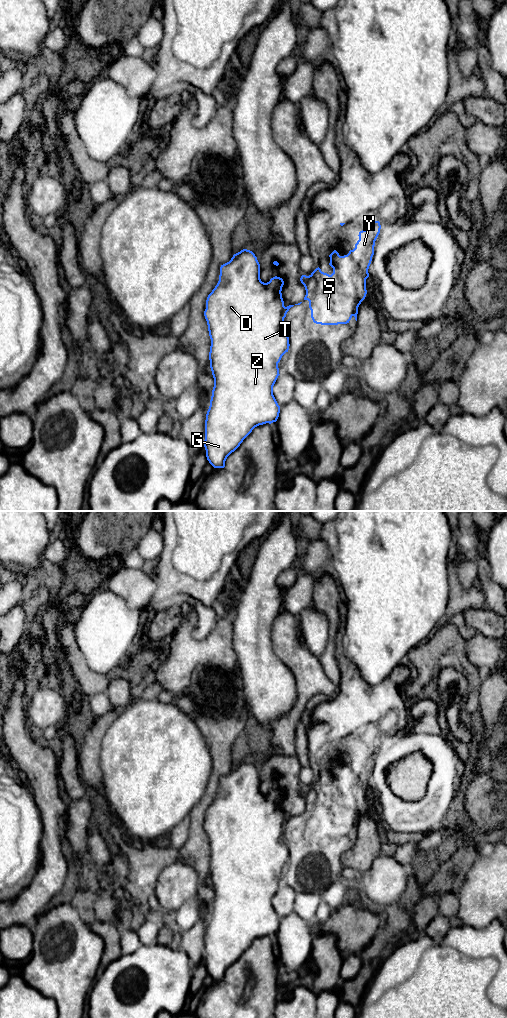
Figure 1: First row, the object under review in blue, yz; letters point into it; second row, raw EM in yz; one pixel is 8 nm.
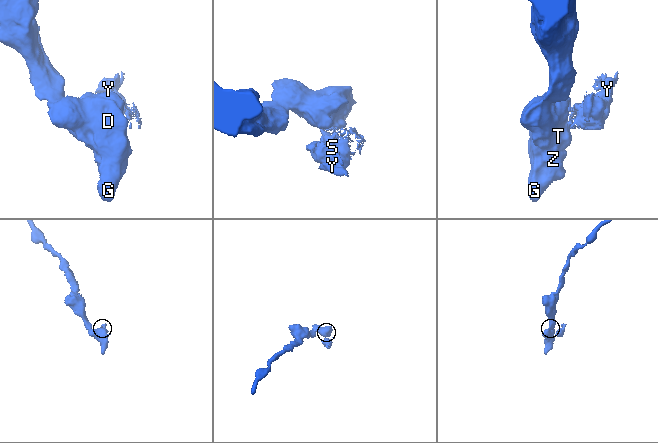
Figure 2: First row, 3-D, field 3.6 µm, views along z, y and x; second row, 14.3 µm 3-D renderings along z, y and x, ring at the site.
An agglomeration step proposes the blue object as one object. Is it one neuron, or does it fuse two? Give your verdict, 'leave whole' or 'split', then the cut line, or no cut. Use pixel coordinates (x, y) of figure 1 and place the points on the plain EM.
split; cut in yz along (285, 819), (283, 829)

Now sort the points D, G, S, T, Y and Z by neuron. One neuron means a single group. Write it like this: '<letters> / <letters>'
D G T Z / S Y

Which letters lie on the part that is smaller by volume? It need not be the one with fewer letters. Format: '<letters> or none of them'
S, Y

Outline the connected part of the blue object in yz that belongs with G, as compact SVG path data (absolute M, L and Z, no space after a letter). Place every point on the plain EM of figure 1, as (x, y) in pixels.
M243 761L221 777L219 793L207 809L204 828L211 851L209 872L214 899L206 926L204 959L207 972L214 980L224 980L227 969L255 939L276 934L279 929L280 918L273 907L273 898L280 887L278 875L290 858L284 841L283 797L283 791L277 788L267 795L262 794L257 769L252 763Z

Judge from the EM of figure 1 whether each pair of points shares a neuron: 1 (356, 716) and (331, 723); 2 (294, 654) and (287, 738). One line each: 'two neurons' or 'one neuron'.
1: one neuron
2: one neuron

